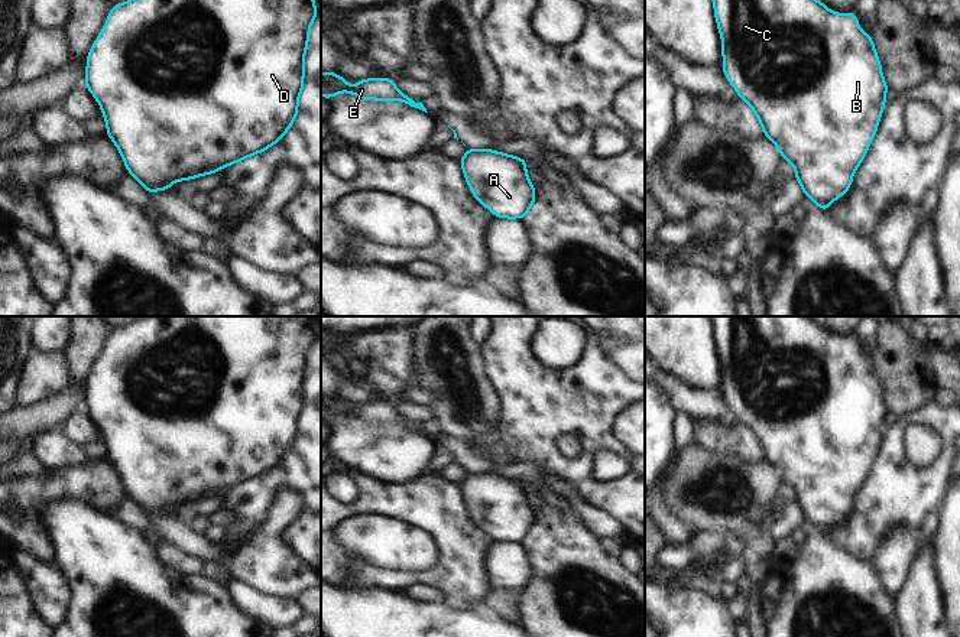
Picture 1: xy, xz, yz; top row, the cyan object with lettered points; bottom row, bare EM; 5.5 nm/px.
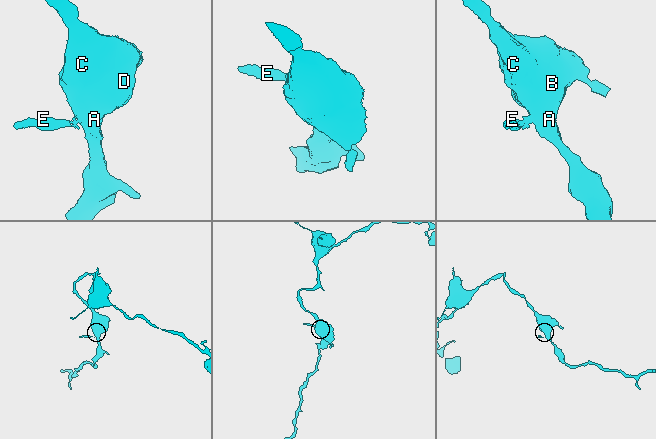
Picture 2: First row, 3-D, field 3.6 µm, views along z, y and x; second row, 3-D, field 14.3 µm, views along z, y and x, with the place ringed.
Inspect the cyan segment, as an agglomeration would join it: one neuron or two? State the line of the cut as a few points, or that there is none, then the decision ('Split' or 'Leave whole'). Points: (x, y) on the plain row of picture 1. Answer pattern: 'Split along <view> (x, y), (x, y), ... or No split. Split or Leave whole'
Split along xy (146, 512), (149, 514). Split

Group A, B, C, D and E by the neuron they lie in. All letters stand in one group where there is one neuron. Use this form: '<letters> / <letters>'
A B C D / E

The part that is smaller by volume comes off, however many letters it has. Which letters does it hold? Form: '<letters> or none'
E

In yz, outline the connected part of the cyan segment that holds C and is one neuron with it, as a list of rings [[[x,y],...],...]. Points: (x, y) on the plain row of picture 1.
[[[710,316],[710,319],[714,325],[714,339],[723,365],[723,397],[736,412],[740,422],[756,436],[765,459],[775,467],[781,480],[795,490],[795,501],[800,504],[804,519],[810,520],[818,532],[828,534],[828,529],[850,511],[853,495],[867,475],[886,426],[885,417],[888,409],[882,400],[882,391],[873,371],[872,360],[859,352],[856,335],[839,338],[828,334],[821,325],[807,316]]]

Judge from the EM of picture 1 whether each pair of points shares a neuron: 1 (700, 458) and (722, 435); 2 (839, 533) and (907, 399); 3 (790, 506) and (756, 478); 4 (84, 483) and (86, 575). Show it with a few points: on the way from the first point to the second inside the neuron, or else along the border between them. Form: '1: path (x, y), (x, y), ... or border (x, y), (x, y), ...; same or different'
1: border (694, 439), (722, 454), (739, 454), (742, 457); different
2: border (928, 402), (898, 416); different
3: border (781, 499), (775, 503); different
4: border (51, 503), (84, 500), (107, 510), (113, 516); different

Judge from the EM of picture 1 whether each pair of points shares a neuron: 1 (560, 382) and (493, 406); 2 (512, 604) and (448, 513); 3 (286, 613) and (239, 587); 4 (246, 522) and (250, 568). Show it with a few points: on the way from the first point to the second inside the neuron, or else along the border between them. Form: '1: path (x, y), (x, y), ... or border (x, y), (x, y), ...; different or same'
1: border (489, 371), (489, 379), (502, 402), (499, 428); different
2: border (493, 588), (485, 604); different
3: path (275, 613), (260, 608), (250, 598); same
4: border (268, 522), (232, 552), (223, 543); different

